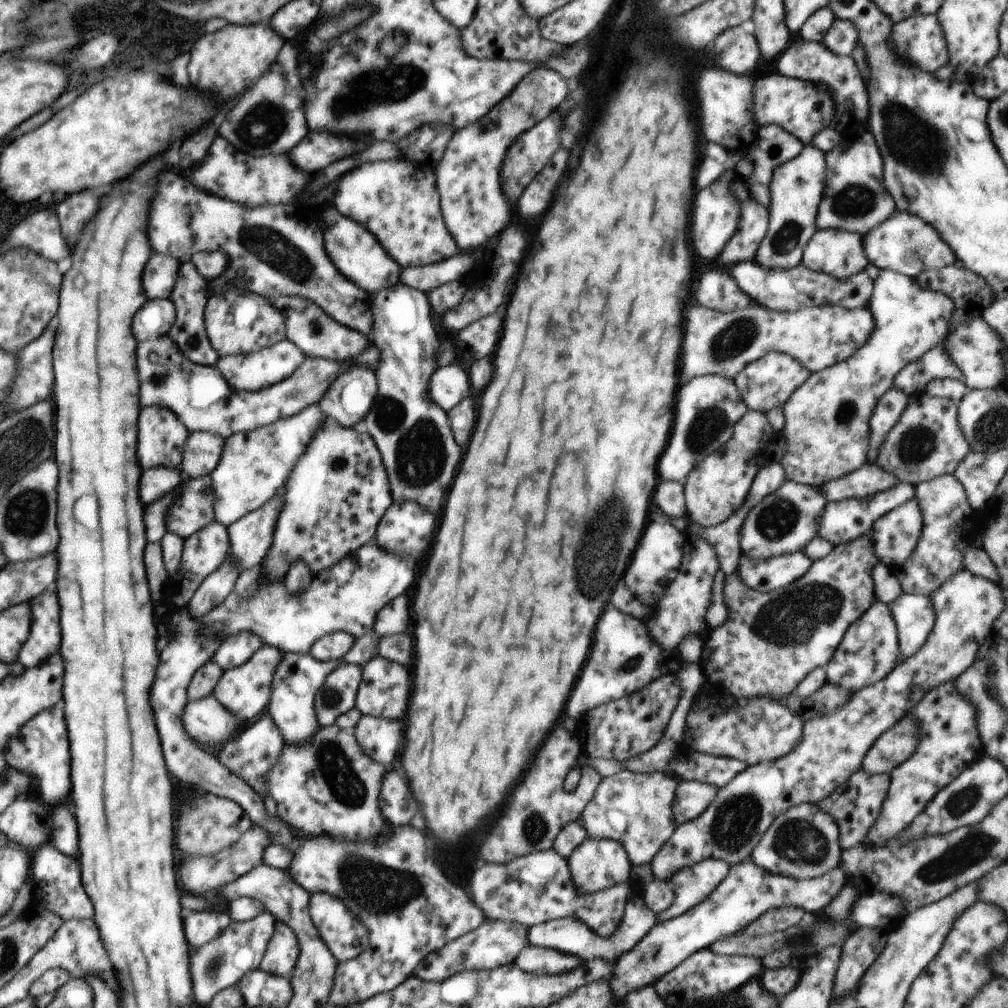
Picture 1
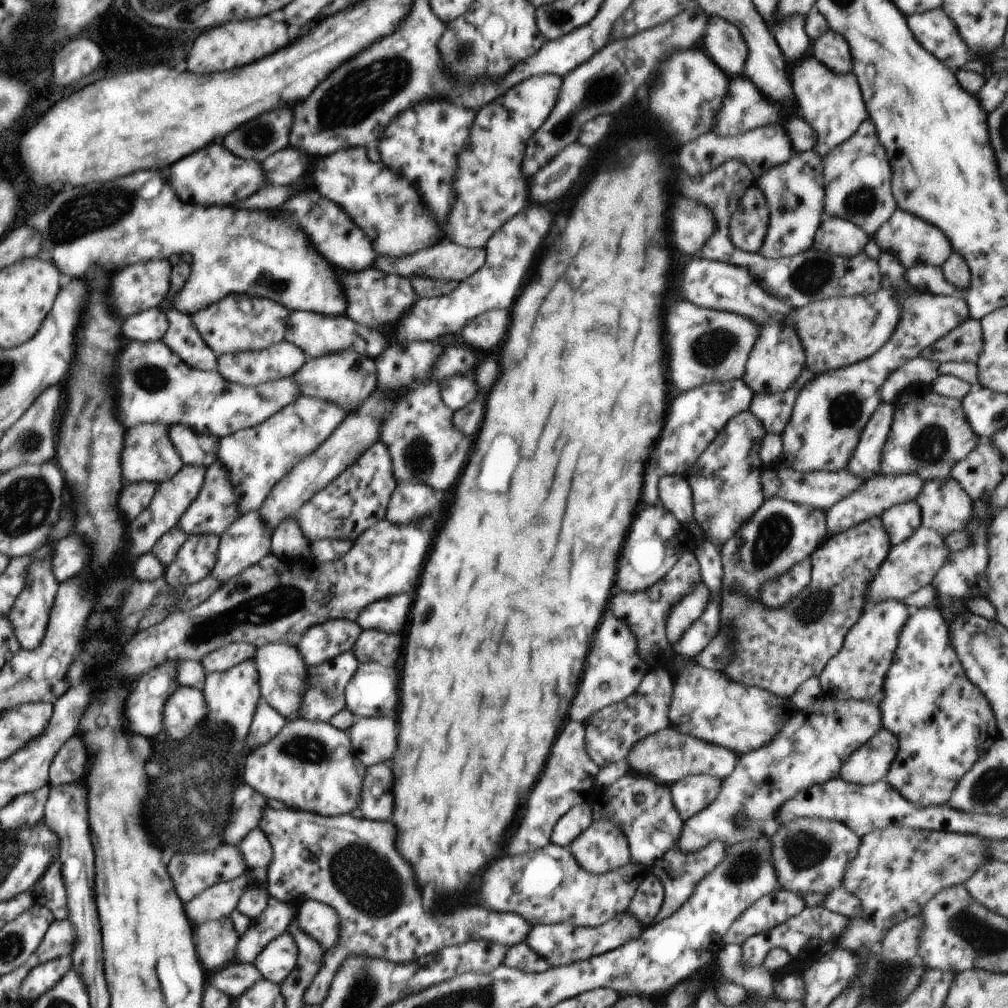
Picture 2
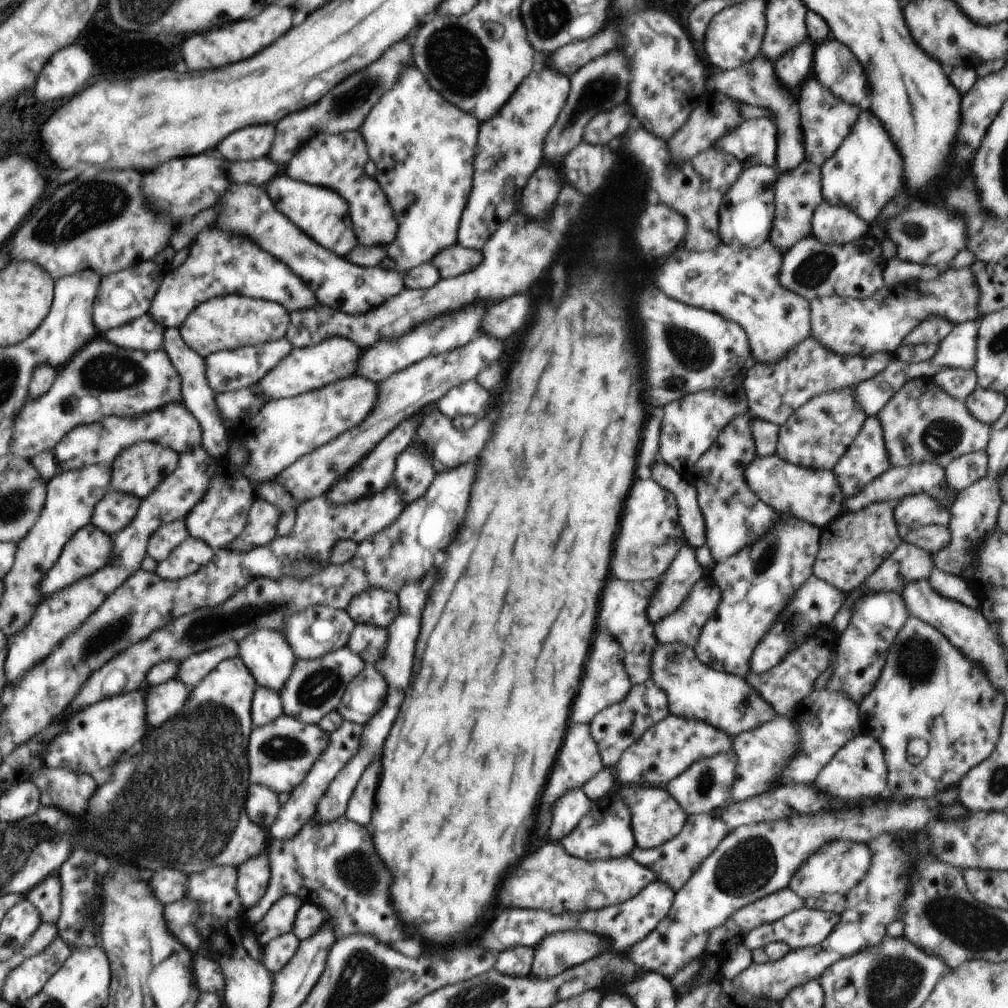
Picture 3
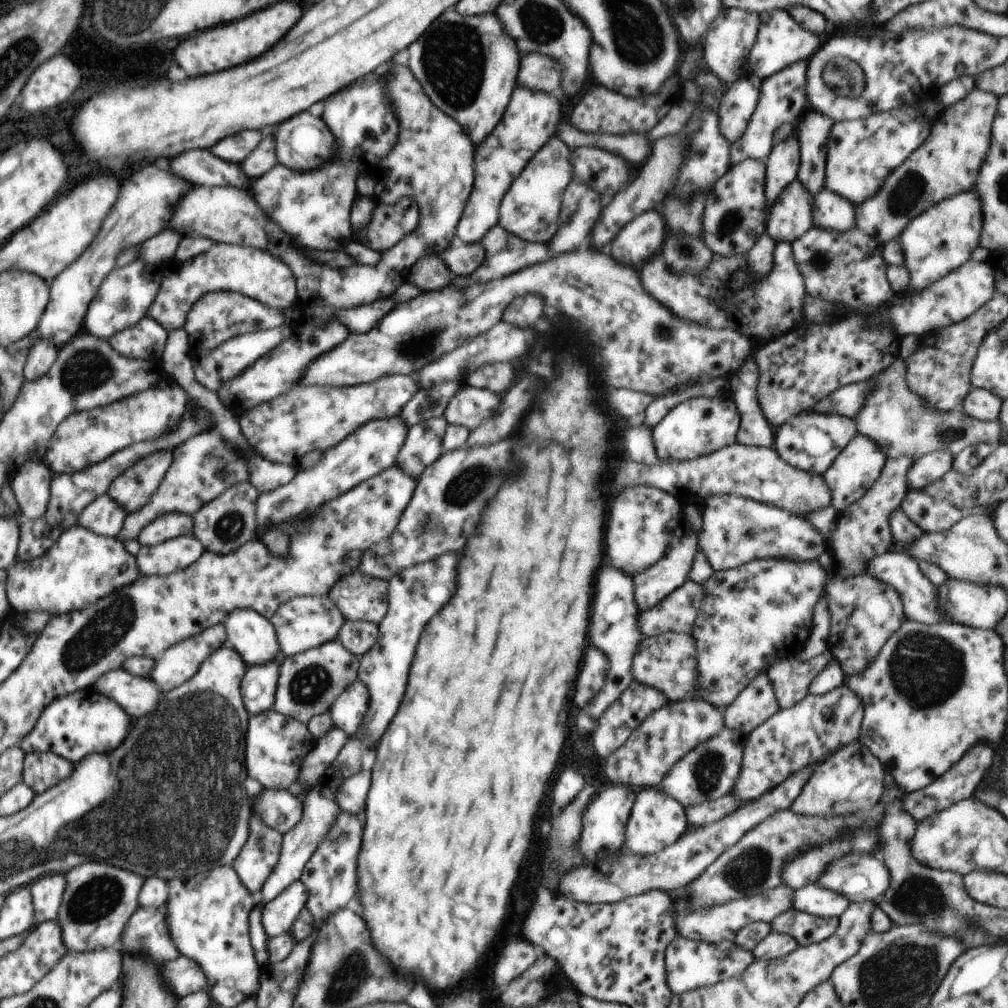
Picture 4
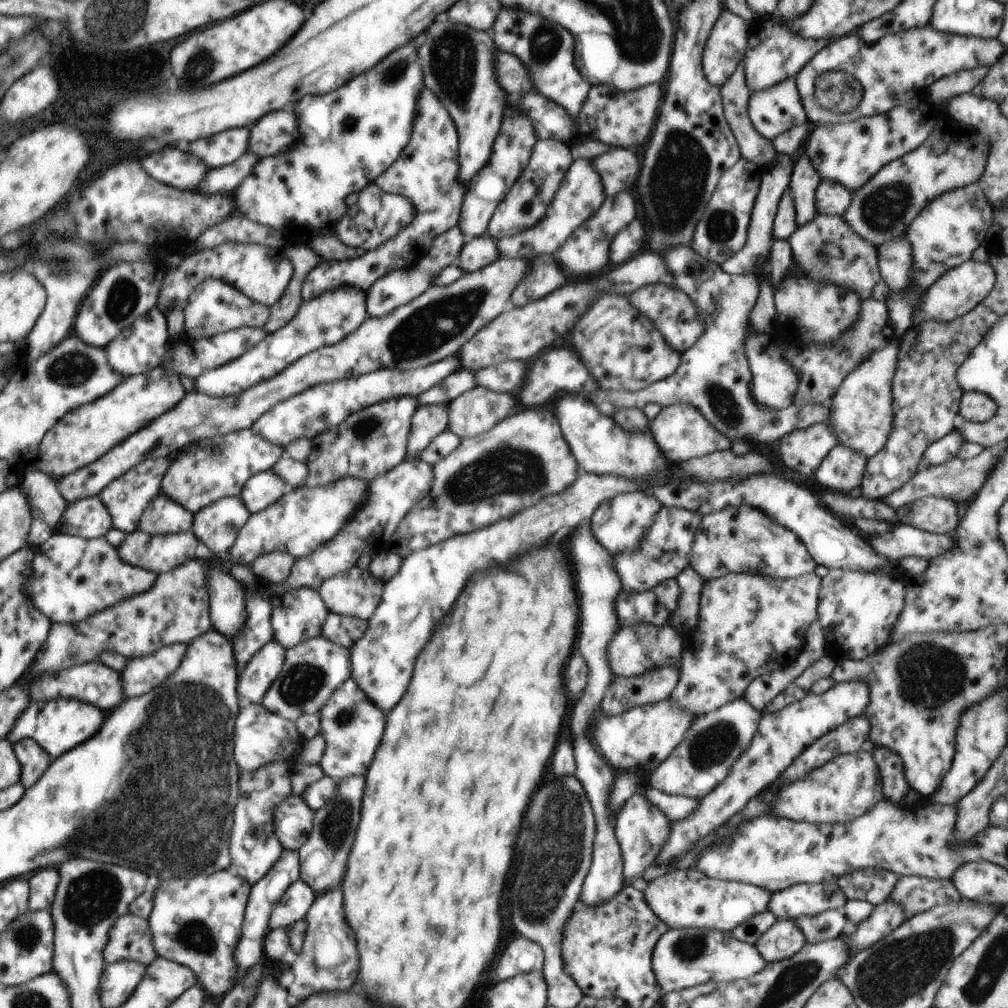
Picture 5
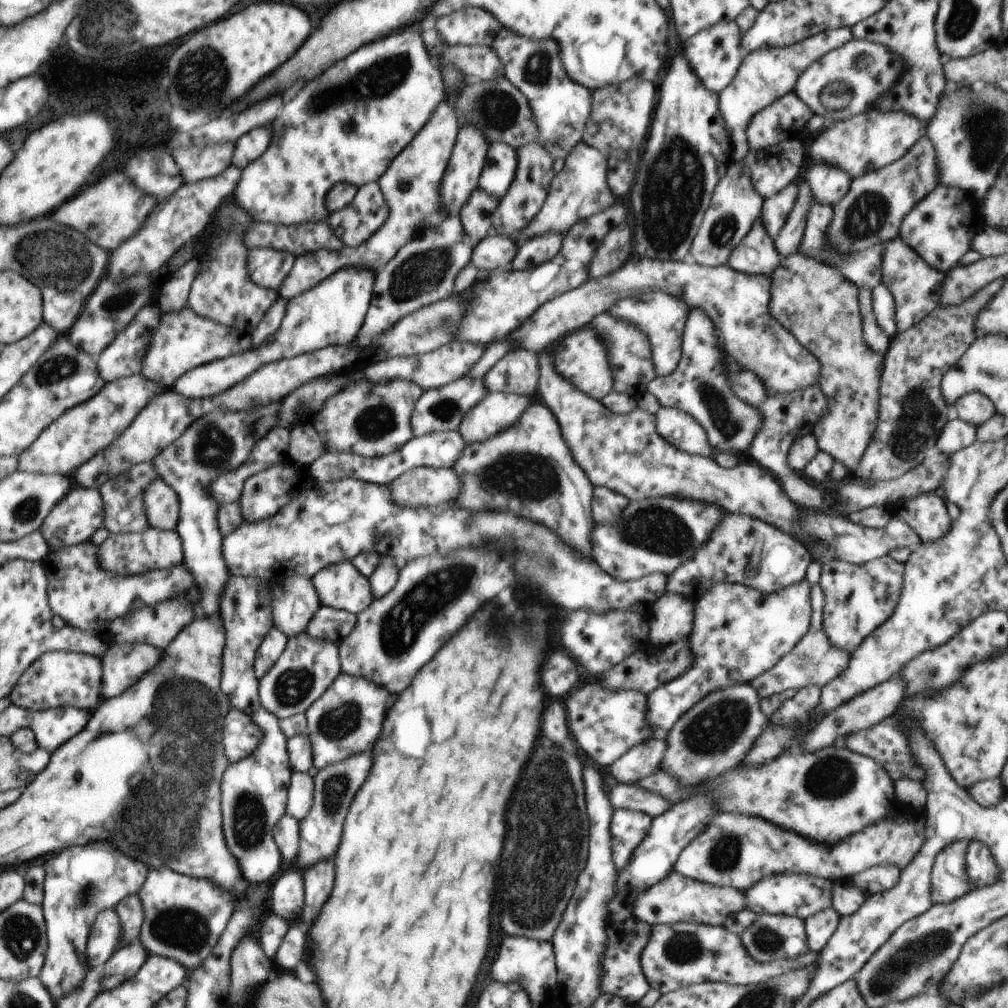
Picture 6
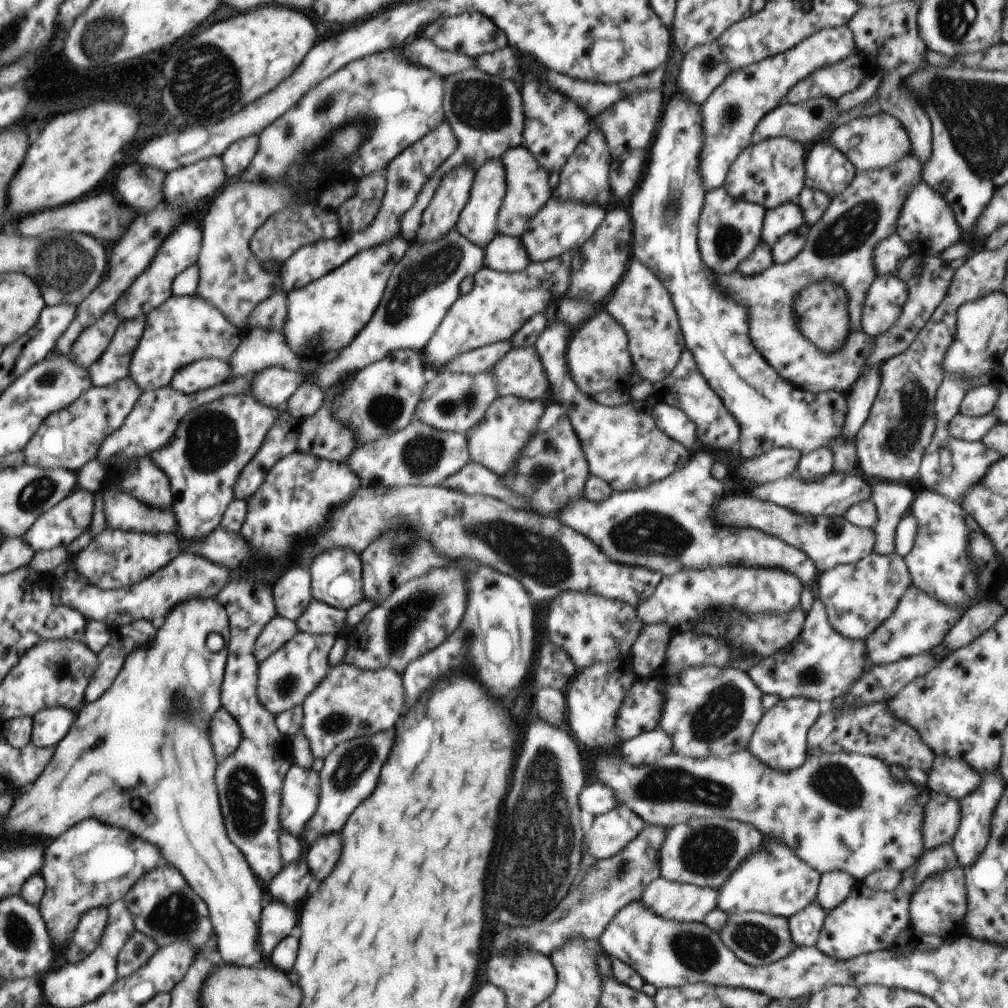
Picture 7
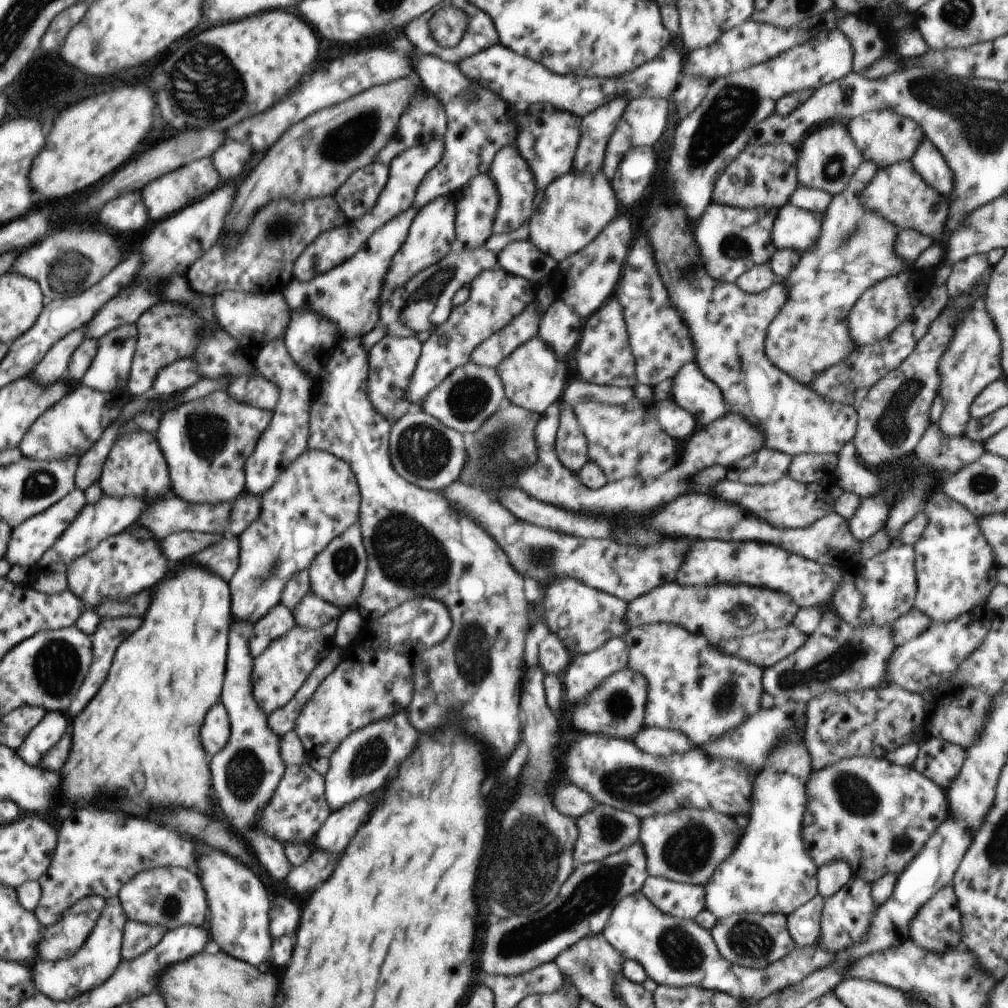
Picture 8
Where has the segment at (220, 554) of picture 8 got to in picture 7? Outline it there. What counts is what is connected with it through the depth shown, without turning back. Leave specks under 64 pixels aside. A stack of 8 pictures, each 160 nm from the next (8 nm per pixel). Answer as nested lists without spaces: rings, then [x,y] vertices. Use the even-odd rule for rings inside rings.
[[[180,554],[166,566],[159,568],[148,578],[135,585],[120,587],[119,589],[102,590],[99,586],[91,585],[88,580],[74,566],[74,560],[68,559],[65,575],[59,580],[59,594],[61,604],[80,611],[84,618],[100,620],[110,629],[114,626],[126,626],[136,620],[148,620],[156,628],[164,624],[164,616],[170,612],[172,606],[186,602],[188,598],[214,599],[216,594],[228,584],[230,572],[226,567],[216,566],[216,563],[204,559],[196,554]]]

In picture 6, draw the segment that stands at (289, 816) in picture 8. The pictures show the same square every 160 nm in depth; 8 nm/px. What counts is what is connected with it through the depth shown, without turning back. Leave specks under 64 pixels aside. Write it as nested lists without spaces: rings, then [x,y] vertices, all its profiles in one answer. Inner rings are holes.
[[[293,771],[287,790],[286,813],[301,821],[311,809],[315,784],[308,773]]]

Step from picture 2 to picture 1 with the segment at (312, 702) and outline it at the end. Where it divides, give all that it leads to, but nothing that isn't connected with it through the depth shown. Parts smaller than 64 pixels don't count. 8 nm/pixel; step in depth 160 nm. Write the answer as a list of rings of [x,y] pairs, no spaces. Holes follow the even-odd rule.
[[[340,662],[340,666],[326,676],[326,680],[322,682],[322,686],[318,688],[314,698],[314,712],[319,727],[334,725],[340,714],[345,714],[355,707],[360,682],[362,682],[362,666],[348,664],[348,662]]]

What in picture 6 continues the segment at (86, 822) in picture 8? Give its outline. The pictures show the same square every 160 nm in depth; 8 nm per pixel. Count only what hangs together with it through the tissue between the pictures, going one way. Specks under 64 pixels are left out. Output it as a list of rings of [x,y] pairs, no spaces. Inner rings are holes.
[[[96,842],[73,846],[48,856],[44,861],[43,915],[48,946],[39,979],[53,996],[54,1003],[81,988],[90,970],[87,942],[98,913],[115,906],[126,897],[138,895],[148,876],[148,868],[110,843]]]

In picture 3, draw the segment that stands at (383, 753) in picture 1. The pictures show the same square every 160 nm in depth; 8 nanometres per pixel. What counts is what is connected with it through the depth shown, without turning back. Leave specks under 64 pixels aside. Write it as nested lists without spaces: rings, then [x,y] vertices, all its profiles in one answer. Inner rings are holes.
[[[345,721],[342,722],[340,728],[328,734],[328,744],[324,746],[326,750],[316,758],[316,762],[314,762],[312,768],[308,770],[306,778],[292,790],[290,800],[280,808],[280,814],[276,816],[276,820],[274,820],[274,823],[270,826],[269,833],[271,840],[276,838],[278,838],[278,840],[288,840],[288,838],[292,838],[298,830],[302,830],[308,820],[312,820],[312,816],[316,814],[318,802],[322,800],[322,796],[324,796],[324,792],[326,792],[326,788],[328,788],[330,782],[332,782],[332,780],[336,778],[336,774],[350,762],[350,758],[358,754],[362,732],[364,732],[364,726],[362,726],[362,724]]]

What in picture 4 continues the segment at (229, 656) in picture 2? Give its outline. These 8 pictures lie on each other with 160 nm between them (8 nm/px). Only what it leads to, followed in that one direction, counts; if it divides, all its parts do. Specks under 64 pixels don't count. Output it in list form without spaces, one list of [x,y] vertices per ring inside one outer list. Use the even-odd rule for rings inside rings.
[[[217,623],[201,634],[169,647],[160,658],[154,660],[150,676],[162,692],[173,690],[188,682],[202,662],[225,643],[226,630],[222,623]]]

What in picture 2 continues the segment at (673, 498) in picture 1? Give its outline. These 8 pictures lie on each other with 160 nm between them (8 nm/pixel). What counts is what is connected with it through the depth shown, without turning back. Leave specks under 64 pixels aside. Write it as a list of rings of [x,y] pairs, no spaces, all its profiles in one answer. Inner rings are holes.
[[[664,475],[658,480],[657,486],[664,509],[670,510],[684,526],[694,521],[693,494],[685,477]]]

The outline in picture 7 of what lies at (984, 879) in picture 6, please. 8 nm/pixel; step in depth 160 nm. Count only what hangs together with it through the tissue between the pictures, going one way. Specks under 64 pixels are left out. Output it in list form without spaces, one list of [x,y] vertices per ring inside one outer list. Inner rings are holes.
[[[1000,772],[989,773],[988,775],[985,773],[980,774],[983,776],[983,781],[979,788],[959,800],[961,804],[961,821],[951,842],[951,847],[956,853],[957,862],[964,868],[972,866],[988,844],[992,813],[1006,786]]]

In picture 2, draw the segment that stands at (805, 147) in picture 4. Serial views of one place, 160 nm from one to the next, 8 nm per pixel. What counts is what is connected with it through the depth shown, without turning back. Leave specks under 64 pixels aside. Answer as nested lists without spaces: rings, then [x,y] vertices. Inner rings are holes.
[[[812,56],[800,60],[794,66],[792,88],[794,88],[796,100],[798,100],[800,116],[808,124],[812,124],[812,128],[816,130],[817,143],[814,150],[822,157],[830,152],[832,147],[848,140],[848,137],[852,136],[858,130],[858,126],[868,118],[856,76],[852,72],[848,72],[844,76],[834,74],[832,70],[828,70],[822,62],[818,62]]]

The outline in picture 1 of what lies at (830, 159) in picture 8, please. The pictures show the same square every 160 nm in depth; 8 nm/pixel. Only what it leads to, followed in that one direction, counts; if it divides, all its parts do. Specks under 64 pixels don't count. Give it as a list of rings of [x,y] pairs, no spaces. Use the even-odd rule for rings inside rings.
[[[833,229],[817,231],[805,246],[801,258],[805,267],[840,279],[865,270],[868,263],[862,236]]]

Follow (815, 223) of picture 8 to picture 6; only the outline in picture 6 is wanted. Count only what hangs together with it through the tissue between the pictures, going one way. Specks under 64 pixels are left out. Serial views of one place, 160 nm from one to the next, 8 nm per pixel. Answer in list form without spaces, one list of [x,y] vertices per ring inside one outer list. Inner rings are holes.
[[[794,182],[774,196],[764,199],[761,216],[767,233],[774,239],[786,224],[788,215],[798,196],[798,185]]]

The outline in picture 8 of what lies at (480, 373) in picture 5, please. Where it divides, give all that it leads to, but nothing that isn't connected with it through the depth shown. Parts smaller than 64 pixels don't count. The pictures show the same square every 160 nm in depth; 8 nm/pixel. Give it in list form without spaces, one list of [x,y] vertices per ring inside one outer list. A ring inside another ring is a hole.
[[[537,336],[513,350],[496,369],[505,390],[506,402],[537,413],[543,413],[551,404],[559,402],[566,386],[564,361]]]

